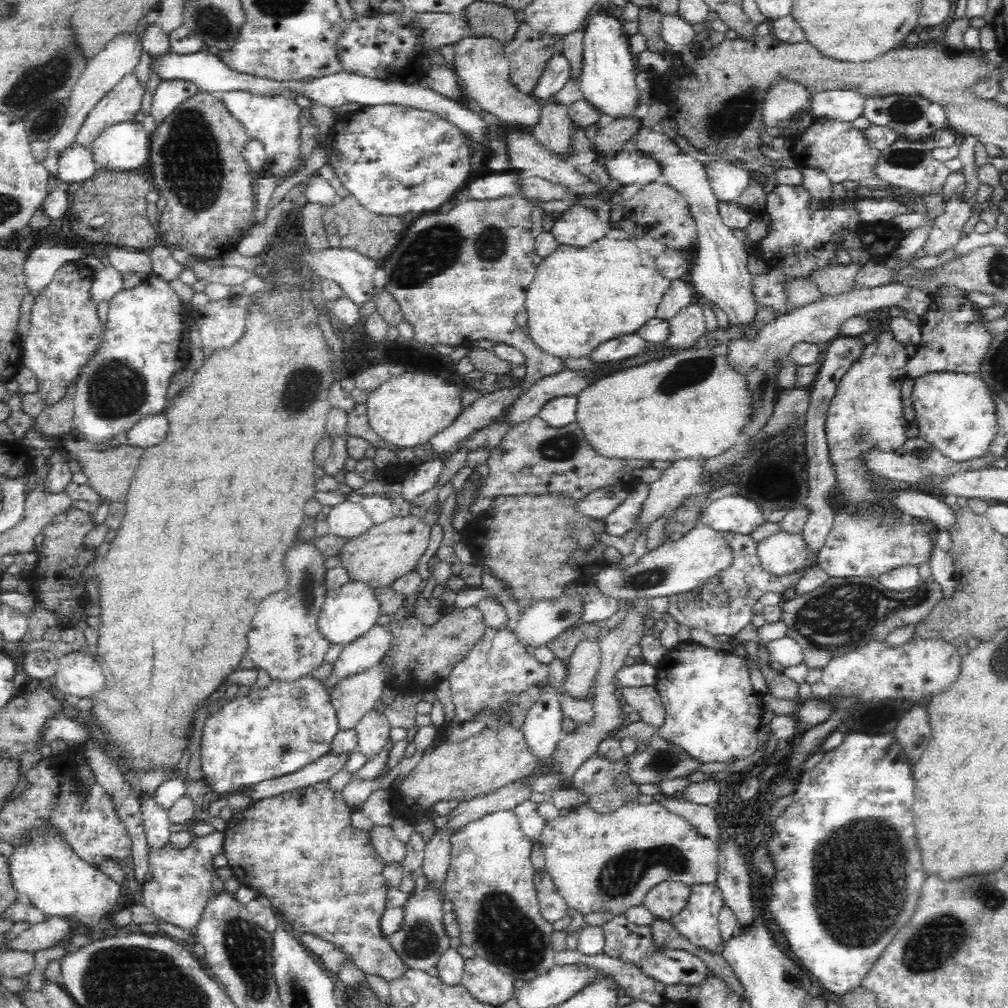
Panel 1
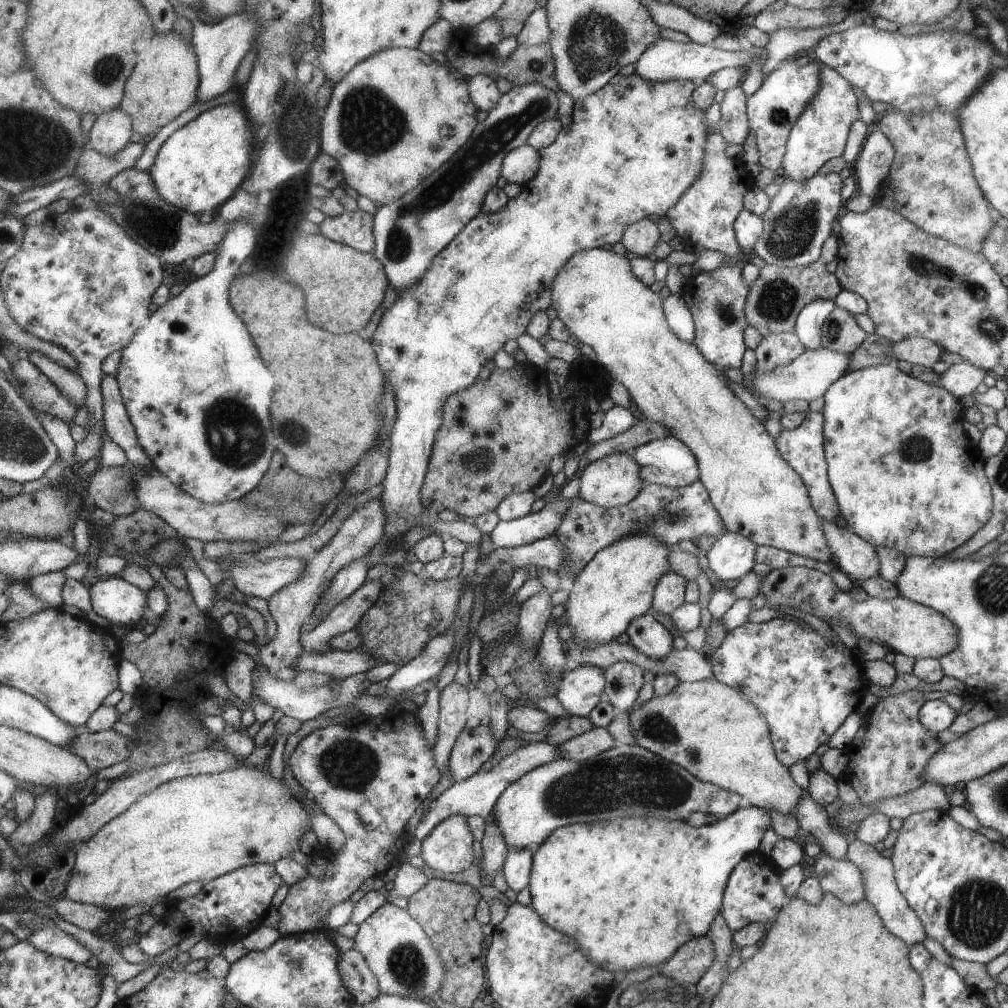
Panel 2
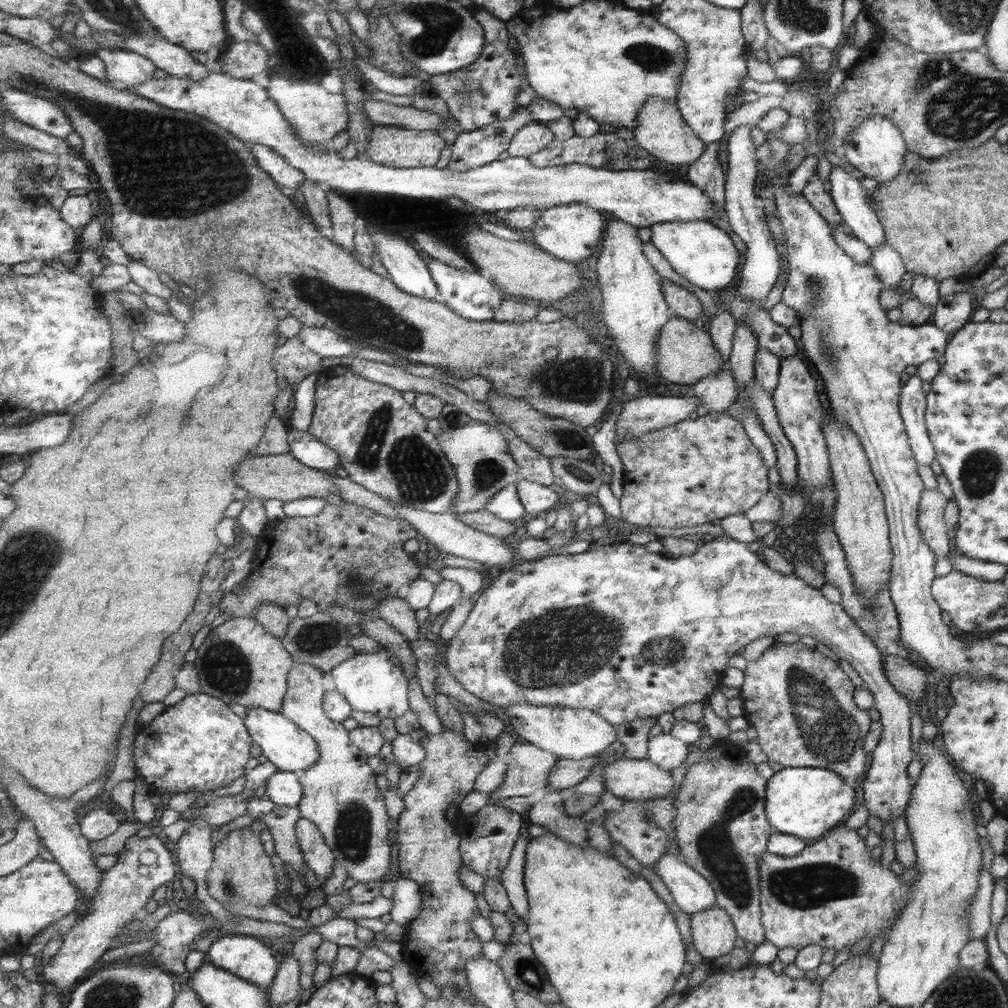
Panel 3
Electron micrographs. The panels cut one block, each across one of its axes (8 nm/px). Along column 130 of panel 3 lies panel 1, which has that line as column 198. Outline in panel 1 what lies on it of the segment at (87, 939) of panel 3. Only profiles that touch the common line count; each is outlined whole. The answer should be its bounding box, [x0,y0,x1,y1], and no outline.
[142,832,224,932]

